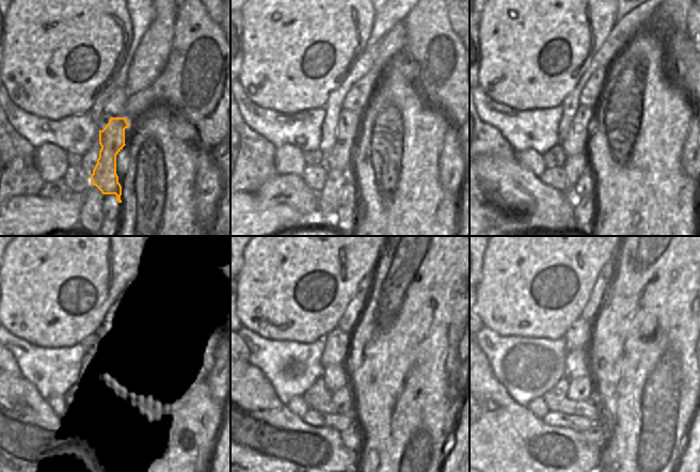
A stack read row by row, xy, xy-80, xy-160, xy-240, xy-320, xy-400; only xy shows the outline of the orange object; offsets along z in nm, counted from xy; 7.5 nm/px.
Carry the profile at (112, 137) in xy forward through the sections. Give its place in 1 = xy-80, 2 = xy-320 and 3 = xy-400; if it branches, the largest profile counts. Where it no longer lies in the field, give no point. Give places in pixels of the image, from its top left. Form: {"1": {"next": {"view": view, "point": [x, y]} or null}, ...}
{"1": {"next": {"view": "xy-80", "point": [340, 157]}}, "2": {"next": {"view": "xy-320", "point": [336, 344]}}, "3": {"next": {"view": "xy-400", "point": [577, 335]}}}

